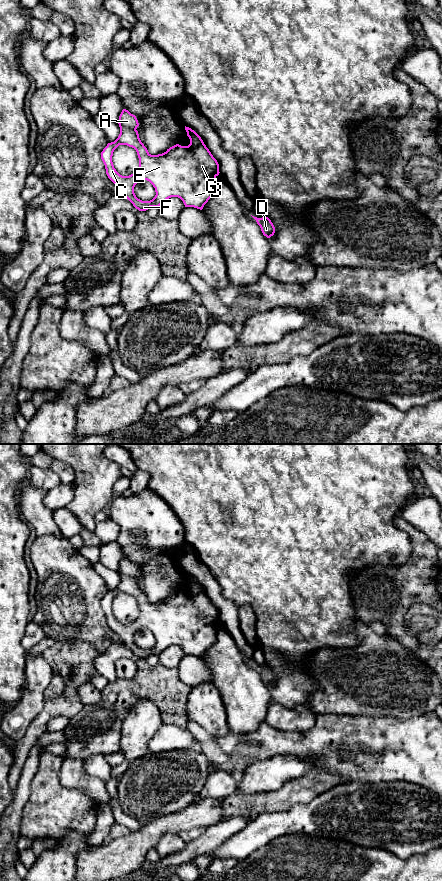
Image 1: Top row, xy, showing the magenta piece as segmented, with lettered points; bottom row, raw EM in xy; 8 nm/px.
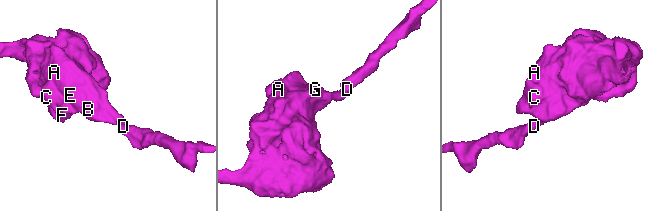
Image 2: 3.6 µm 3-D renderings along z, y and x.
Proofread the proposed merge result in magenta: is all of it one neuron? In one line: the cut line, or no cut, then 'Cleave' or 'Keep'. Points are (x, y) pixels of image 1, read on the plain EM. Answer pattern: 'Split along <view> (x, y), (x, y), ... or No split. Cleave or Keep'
No split. Keep

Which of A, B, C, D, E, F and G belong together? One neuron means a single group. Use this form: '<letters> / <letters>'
A B C D E F G

